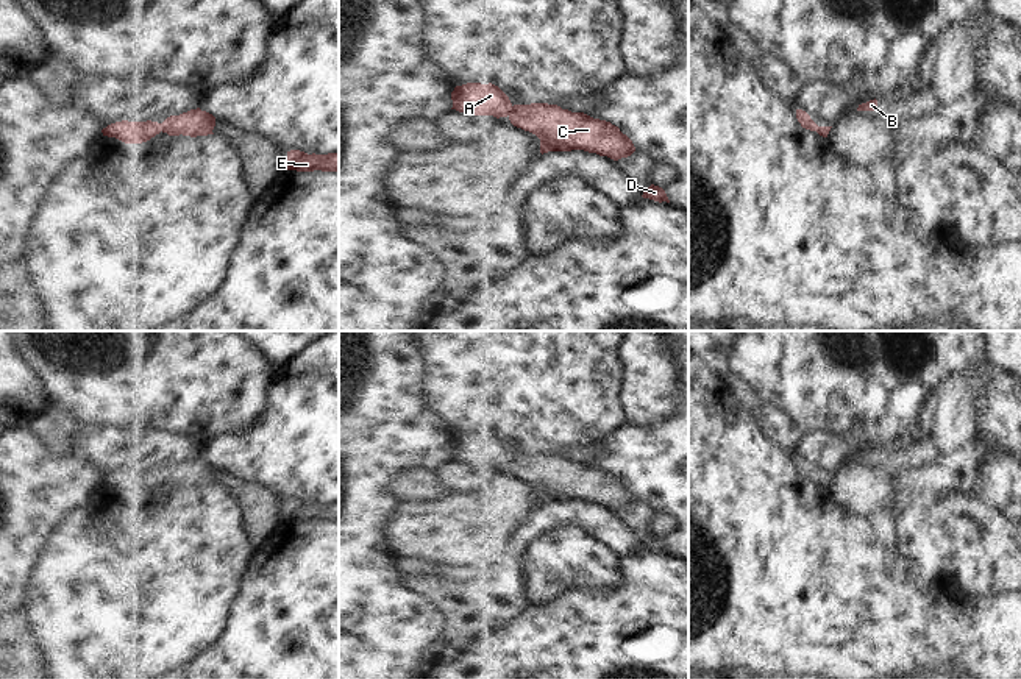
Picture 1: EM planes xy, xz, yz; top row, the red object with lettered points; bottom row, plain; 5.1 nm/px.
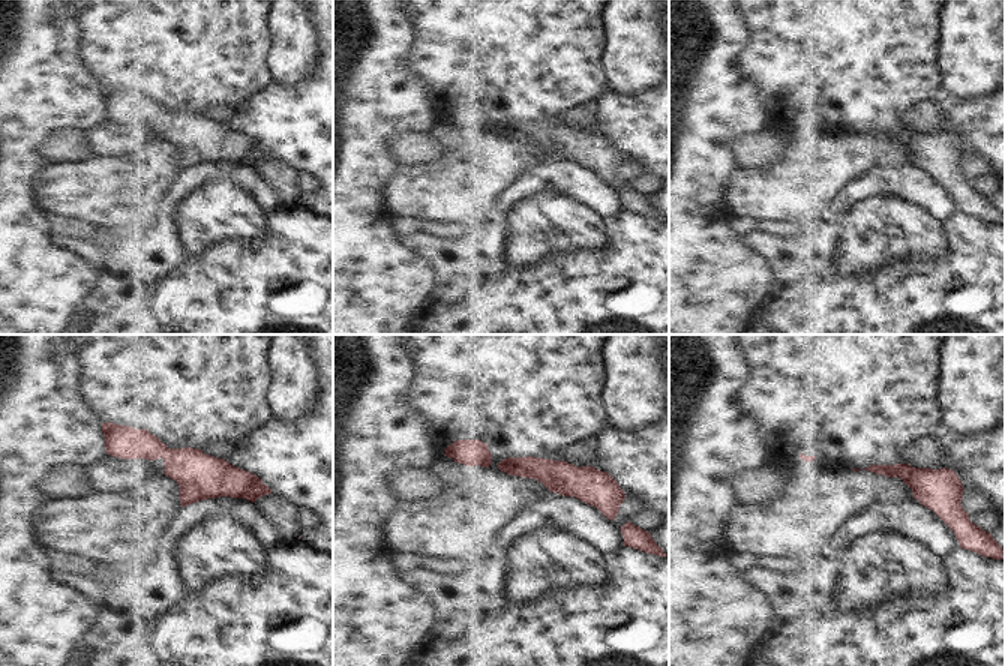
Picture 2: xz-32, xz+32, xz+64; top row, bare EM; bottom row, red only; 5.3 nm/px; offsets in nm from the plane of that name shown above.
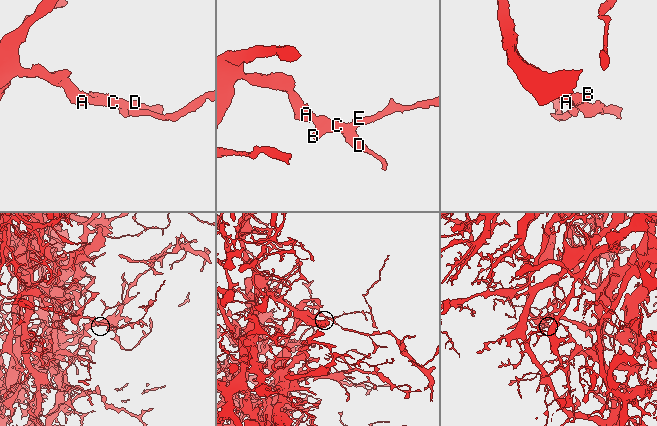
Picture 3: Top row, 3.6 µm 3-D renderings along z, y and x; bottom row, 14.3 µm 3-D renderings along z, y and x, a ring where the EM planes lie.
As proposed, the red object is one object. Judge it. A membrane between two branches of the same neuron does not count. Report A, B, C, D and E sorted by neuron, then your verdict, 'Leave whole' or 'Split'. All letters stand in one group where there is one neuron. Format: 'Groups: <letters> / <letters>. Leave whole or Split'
Groups: A B C D E. Leave whole.

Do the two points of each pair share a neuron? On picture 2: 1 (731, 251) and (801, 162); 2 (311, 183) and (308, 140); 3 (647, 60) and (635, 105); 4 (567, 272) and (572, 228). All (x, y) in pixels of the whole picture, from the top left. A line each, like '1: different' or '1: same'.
1: different
2: different
3: different
4: different

